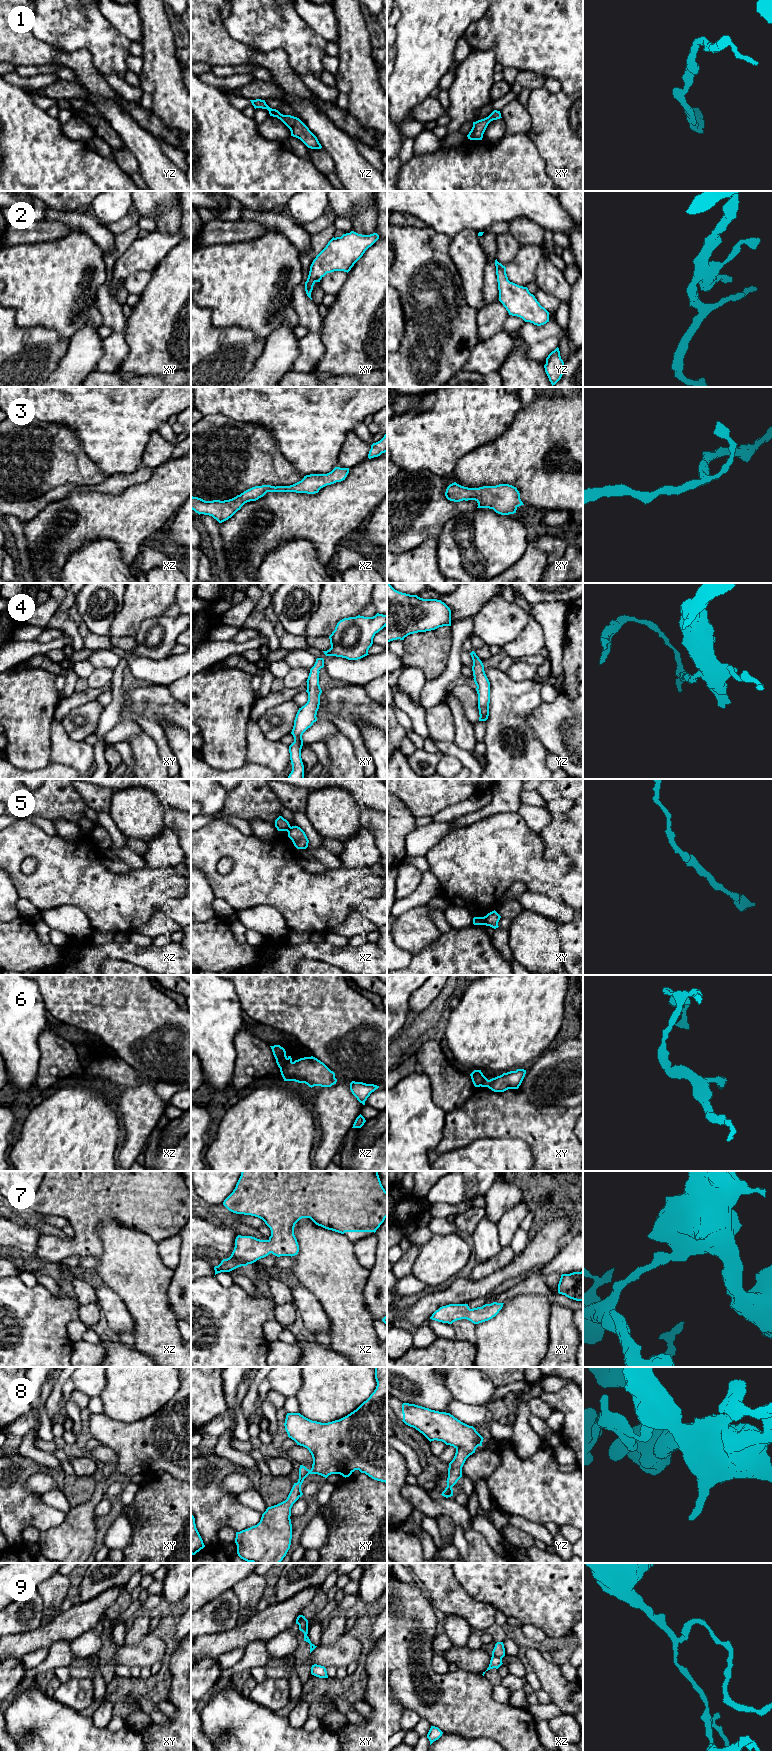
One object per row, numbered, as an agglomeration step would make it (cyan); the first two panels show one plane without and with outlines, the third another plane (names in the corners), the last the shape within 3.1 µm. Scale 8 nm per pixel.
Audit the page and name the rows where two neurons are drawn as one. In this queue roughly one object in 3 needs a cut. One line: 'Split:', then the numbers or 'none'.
Split: 5, 6, 9

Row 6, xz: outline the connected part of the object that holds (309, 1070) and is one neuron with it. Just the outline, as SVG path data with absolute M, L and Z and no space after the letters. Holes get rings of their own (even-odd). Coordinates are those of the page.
M304 1057L280 1069L284 1081L305 1083L309 1087L331 1087L336 1084L335 1073L317 1058Z

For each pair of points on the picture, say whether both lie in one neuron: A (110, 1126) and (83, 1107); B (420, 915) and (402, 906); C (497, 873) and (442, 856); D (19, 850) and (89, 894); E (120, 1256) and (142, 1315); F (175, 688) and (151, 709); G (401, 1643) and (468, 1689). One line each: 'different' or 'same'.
A: same
B: different
C: same
D: same
E: same
F: different
G: same

